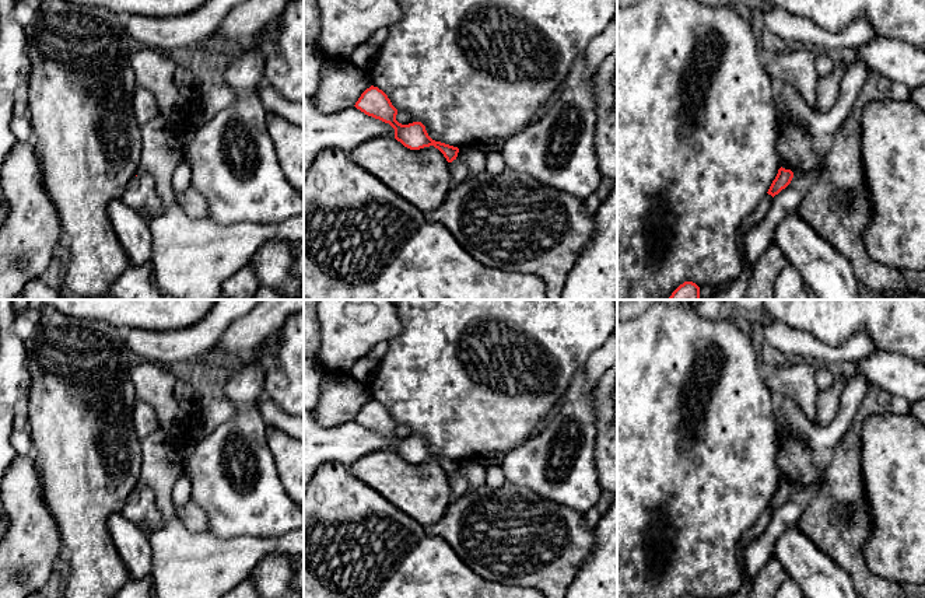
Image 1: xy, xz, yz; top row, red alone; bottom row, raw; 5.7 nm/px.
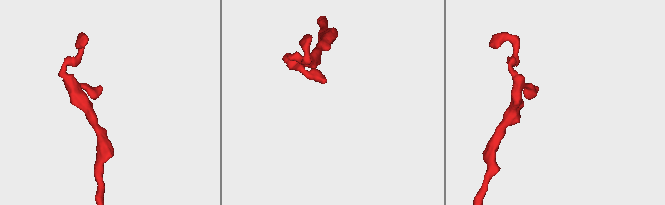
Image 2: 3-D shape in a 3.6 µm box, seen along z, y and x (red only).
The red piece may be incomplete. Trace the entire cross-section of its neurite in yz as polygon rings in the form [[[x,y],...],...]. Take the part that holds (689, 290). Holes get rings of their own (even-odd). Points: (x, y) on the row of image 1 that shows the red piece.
[[[684,281],[672,293],[669,300],[700,300],[700,287],[693,281]]]

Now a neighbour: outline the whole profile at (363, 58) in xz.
[[[367,42],[354,50],[348,62],[355,67],[364,69],[368,71],[369,66],[374,63],[376,57],[378,50],[379,48]]]

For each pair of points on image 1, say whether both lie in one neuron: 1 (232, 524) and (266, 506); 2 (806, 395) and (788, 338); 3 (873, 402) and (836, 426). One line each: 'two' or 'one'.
1: one
2: two
3: two

